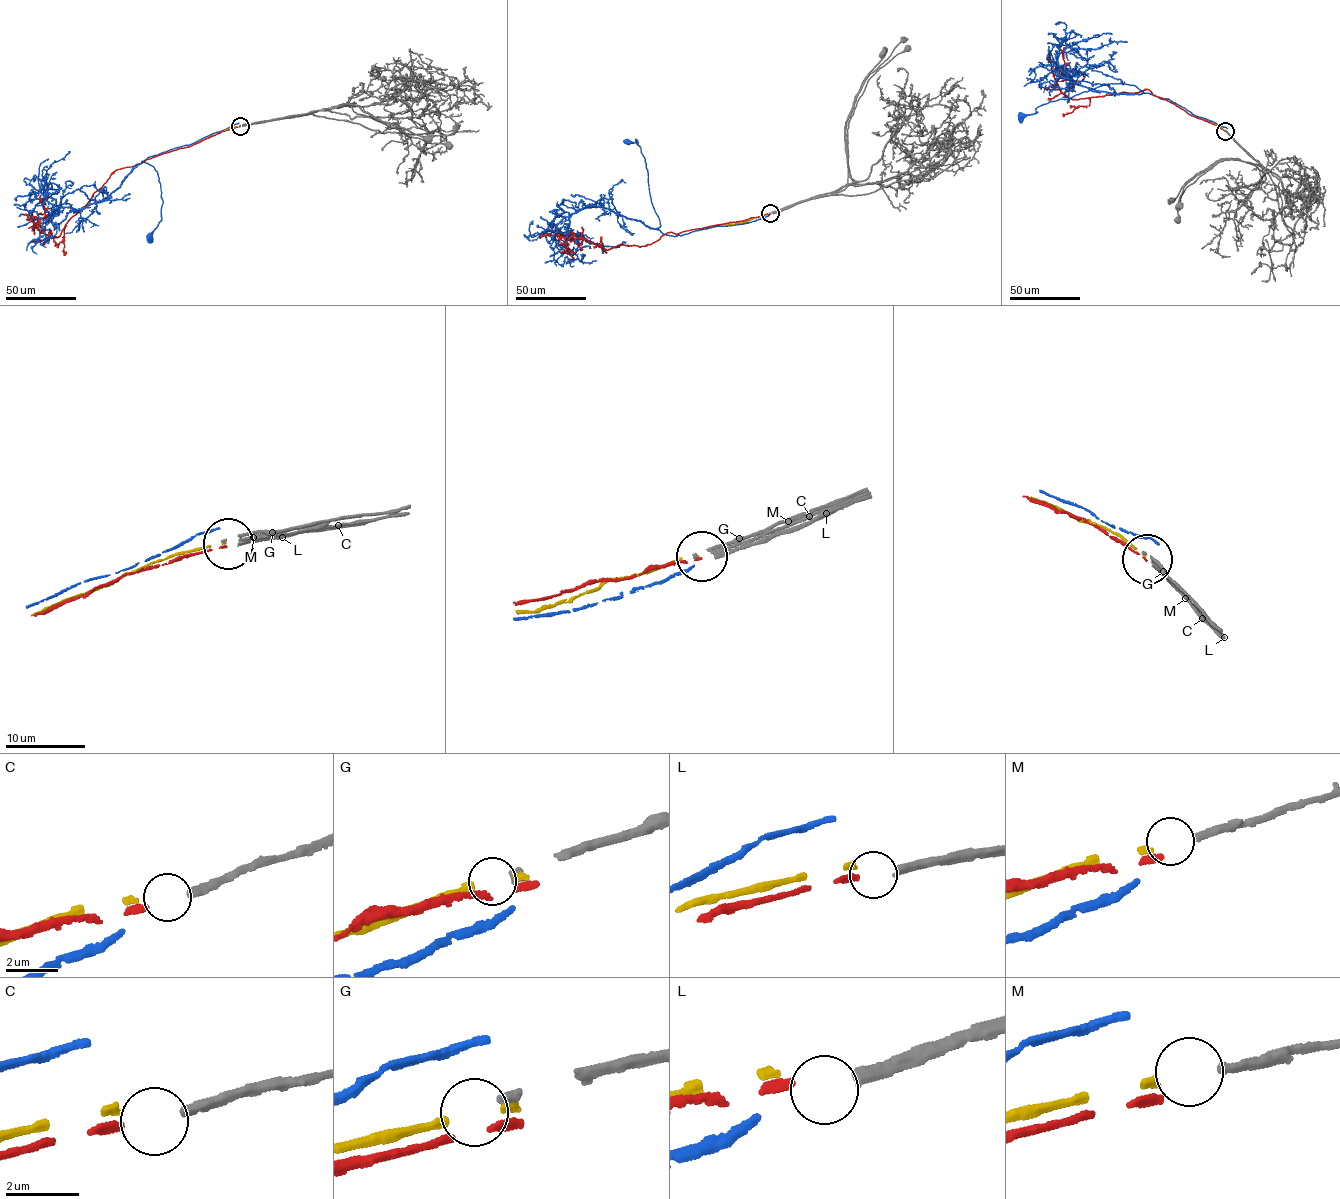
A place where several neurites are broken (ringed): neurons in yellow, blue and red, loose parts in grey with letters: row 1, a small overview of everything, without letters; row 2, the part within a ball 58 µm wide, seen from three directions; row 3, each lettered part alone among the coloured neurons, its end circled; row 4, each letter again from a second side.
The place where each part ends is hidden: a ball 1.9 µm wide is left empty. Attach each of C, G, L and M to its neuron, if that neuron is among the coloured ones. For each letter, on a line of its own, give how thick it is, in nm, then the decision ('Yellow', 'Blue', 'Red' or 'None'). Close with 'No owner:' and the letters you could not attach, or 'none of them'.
C: Thickness 280 nm. Red
G: Thickness 280 nm. None
L: Thickness 320 nm. None
M: Thickness 260 nm. Yellow
No owner: G, L

